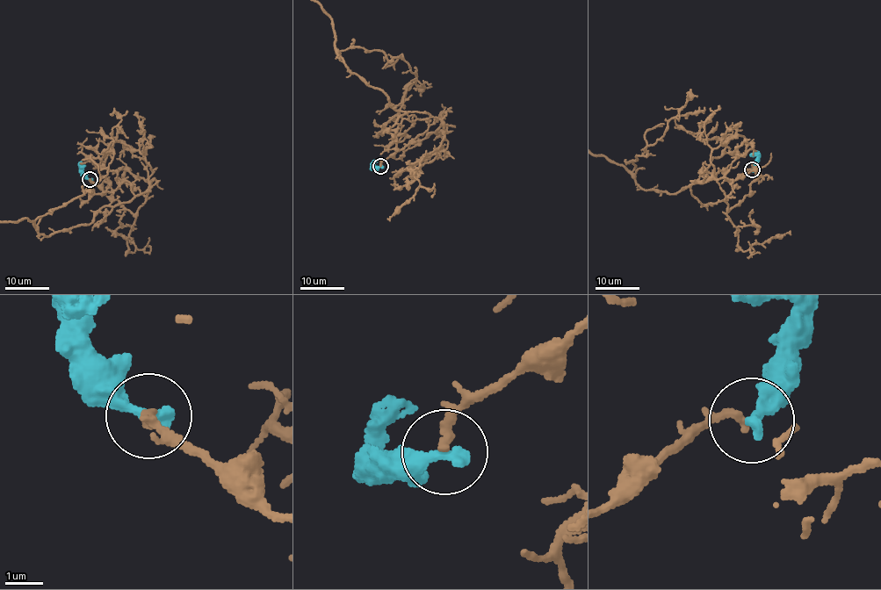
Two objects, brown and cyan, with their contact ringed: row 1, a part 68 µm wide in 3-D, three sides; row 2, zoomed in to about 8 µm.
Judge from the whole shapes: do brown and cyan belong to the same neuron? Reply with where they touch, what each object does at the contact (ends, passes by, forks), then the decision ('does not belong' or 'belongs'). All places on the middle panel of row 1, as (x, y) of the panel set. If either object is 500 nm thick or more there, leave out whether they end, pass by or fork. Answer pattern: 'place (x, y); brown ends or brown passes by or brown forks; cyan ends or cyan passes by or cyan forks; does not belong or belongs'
place (380, 166); brown ends; cyan ends; does not belong

